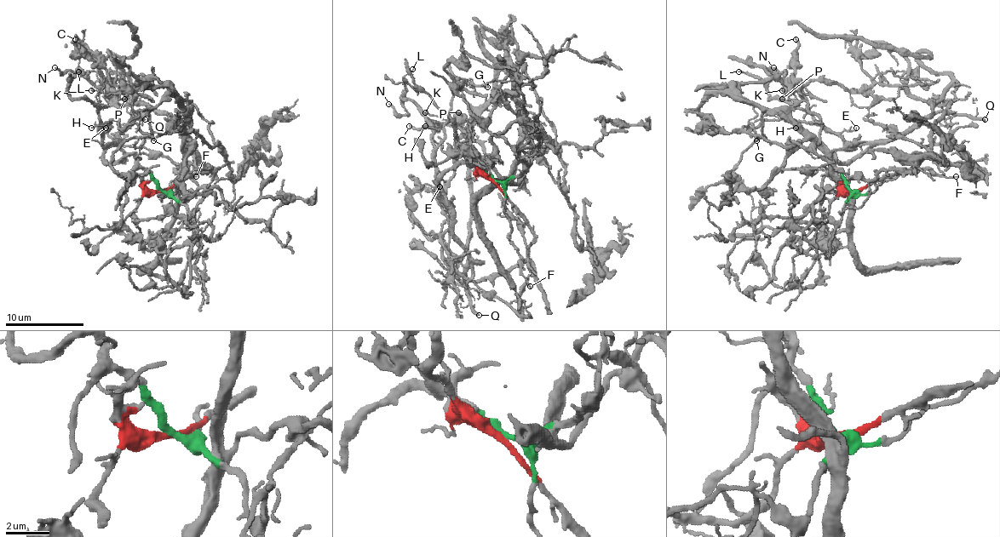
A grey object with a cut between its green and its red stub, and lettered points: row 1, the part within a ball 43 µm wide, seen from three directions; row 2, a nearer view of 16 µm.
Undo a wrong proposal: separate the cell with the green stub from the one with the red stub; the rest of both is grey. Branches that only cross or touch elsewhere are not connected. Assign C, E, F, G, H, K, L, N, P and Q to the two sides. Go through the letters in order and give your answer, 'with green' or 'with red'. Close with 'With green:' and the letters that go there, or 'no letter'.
C: with green
E: with green
F: with green
G: with green
H: with green
K: with green
L: with green
N: with green
P: with green
Q: with green
With green: C, E, F, G, H, K, L, N, P, Q

